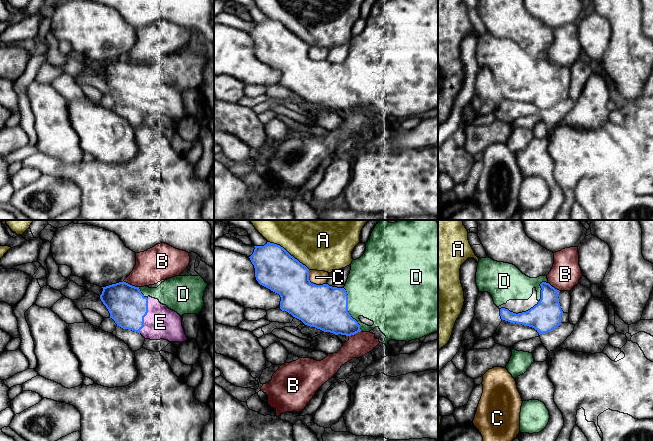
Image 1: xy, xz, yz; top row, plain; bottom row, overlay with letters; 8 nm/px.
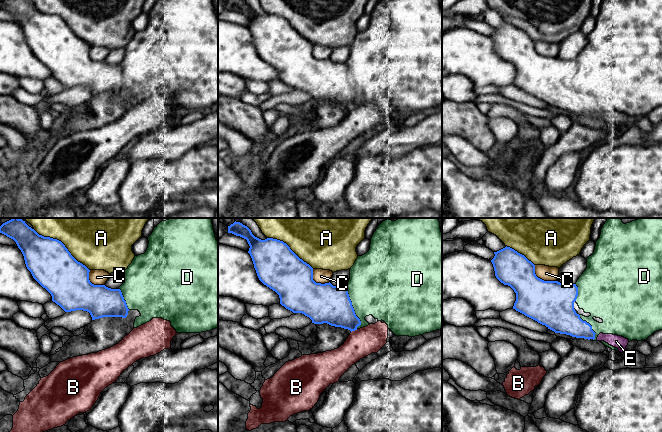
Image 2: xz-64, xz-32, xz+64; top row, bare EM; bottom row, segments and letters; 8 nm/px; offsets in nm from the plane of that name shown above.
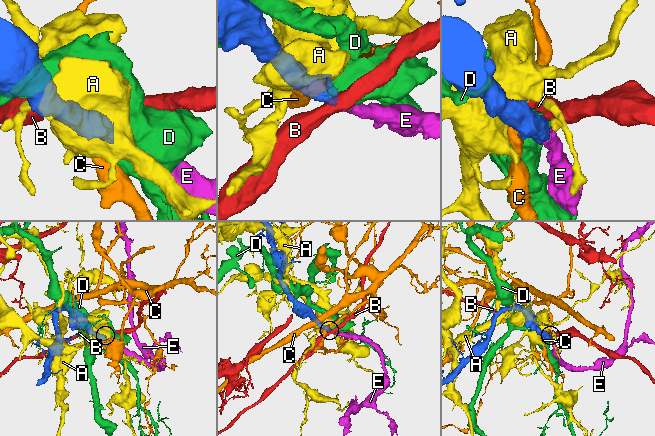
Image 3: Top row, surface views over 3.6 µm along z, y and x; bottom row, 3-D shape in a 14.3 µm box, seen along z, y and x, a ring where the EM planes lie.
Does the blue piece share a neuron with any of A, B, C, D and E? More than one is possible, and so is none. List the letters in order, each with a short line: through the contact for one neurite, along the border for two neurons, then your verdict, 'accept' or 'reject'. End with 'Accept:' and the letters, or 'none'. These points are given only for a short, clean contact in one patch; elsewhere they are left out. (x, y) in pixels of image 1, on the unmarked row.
A: reject
B: line xy (123, 57), (138, 63); reject
C: reject
D: reject
E: accept
Accept: E

